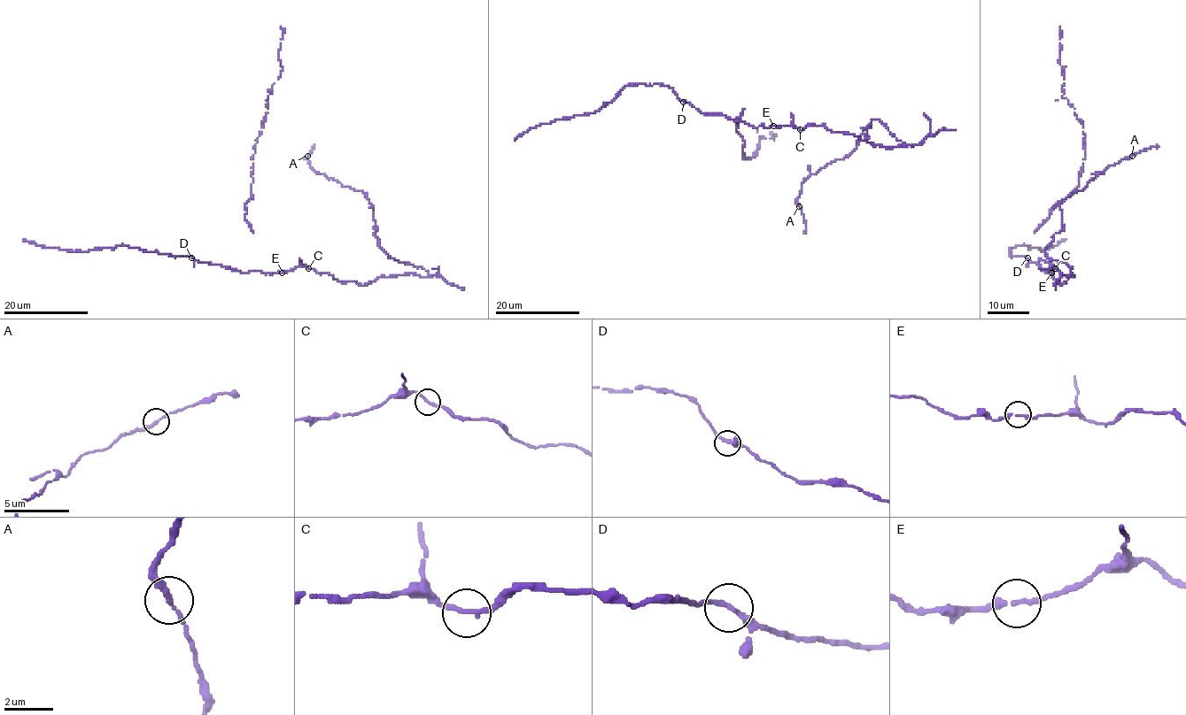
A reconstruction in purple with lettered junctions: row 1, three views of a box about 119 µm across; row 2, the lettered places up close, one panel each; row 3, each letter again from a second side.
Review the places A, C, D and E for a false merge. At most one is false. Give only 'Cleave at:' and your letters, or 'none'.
Cleave at: none

